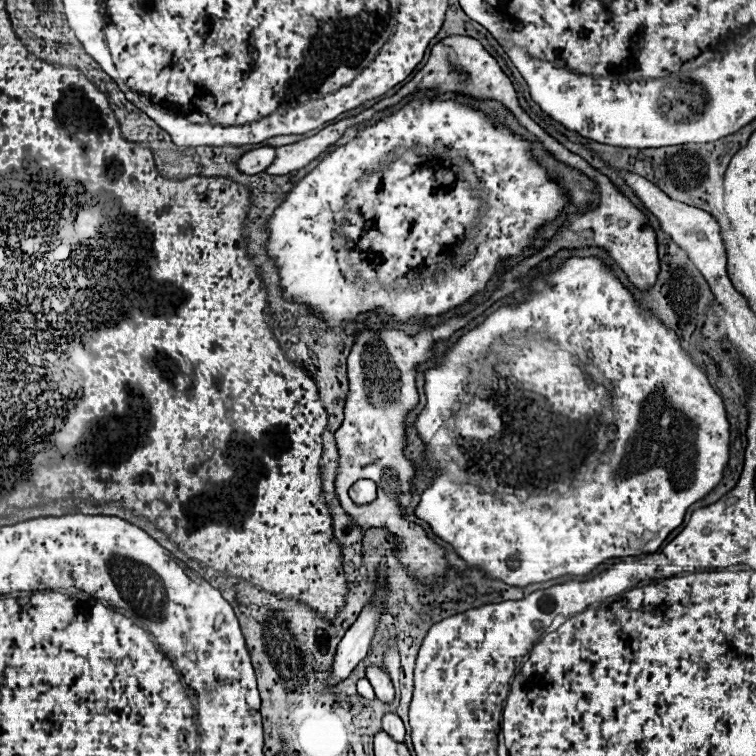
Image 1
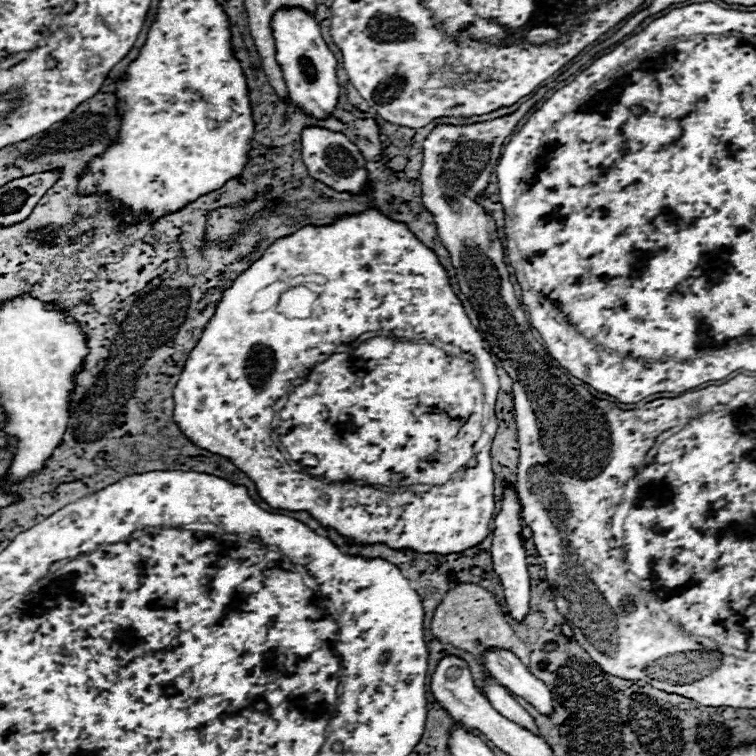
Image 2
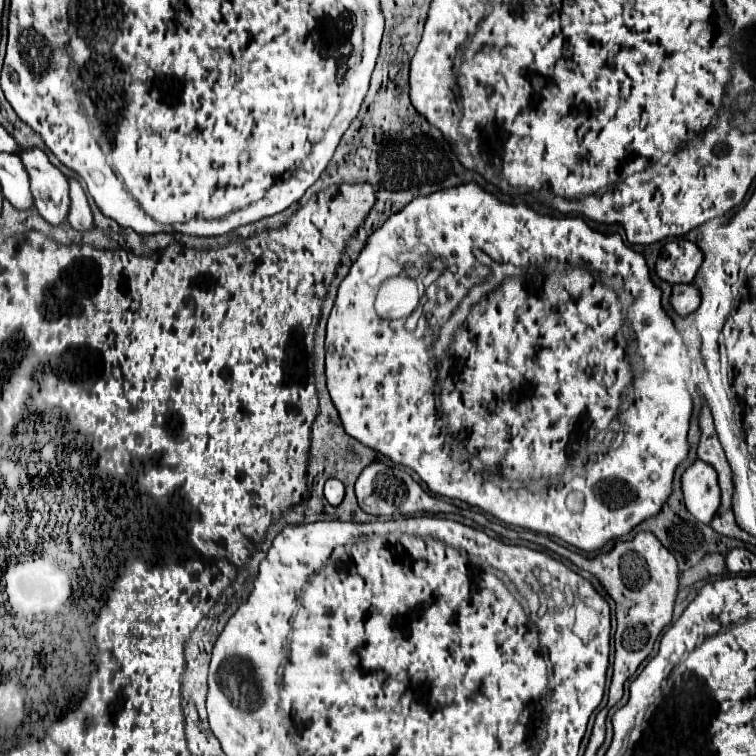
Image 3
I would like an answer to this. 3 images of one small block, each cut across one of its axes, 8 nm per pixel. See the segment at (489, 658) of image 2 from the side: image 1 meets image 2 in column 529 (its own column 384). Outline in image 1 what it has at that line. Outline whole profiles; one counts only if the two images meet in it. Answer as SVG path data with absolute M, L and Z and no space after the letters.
M368 666L366 668L366 678L370 680L378 700L382 700L382 702L392 702L394 700L394 686L392 686L392 680L390 680L390 676L384 668Z

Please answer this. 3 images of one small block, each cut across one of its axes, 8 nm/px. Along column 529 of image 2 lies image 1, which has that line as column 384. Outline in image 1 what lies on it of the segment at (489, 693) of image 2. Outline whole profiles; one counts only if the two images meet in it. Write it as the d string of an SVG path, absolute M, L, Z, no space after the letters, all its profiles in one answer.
M386 712L384 716L382 716L382 728L394 738L394 740L398 740L398 742L402 742L404 740L404 722L398 718L398 714L394 714L394 712Z

